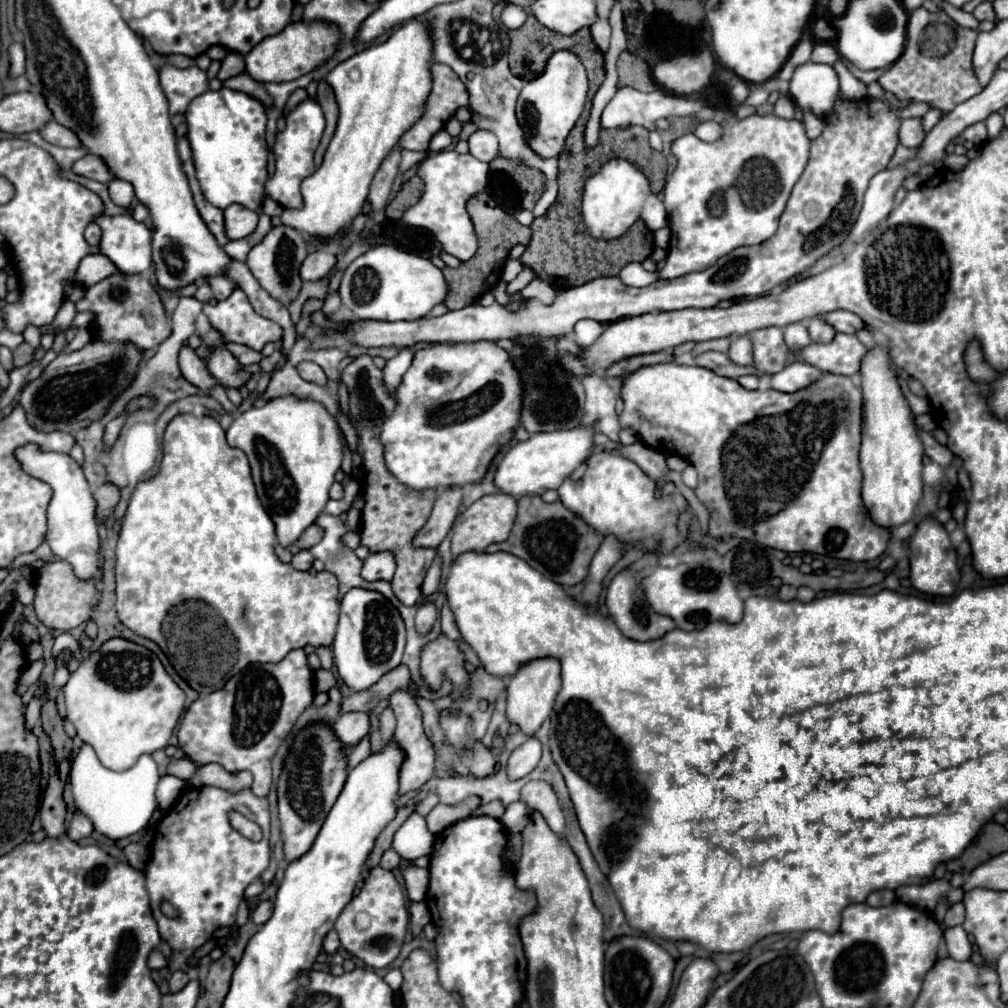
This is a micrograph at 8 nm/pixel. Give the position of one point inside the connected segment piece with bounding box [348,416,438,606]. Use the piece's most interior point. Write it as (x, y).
(393, 514)

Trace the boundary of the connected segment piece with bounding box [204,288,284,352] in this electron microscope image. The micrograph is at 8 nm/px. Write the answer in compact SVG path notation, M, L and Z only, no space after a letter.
M236 288L226 300L218 302L216 306L210 306L210 304L204 304L204 314L208 316L210 324L214 330L218 330L222 334L222 340L224 342L238 342L238 344L244 344L244 346L250 346L252 350L262 350L268 342L280 342L284 332L282 328L268 320L268 318L262 318L260 314L256 314L256 310L252 308L252 304L248 302L248 296Z

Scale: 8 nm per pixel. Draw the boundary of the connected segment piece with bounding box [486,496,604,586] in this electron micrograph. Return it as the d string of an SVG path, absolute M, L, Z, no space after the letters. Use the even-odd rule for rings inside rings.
M540 496L520 498L518 500L518 516L514 520L514 528L510 538L500 544L490 544L486 552L508 552L522 560L526 560L534 570L538 570L548 580L574 586L588 576L590 562L604 540L602 532L596 532L590 524L586 524L578 514L564 508L562 502L546 504Z

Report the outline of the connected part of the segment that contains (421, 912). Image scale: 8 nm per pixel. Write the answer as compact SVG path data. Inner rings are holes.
M408 902L408 910L410 910L410 930L414 936L418 936L422 932L422 928L430 922L430 912L428 906L424 902Z

